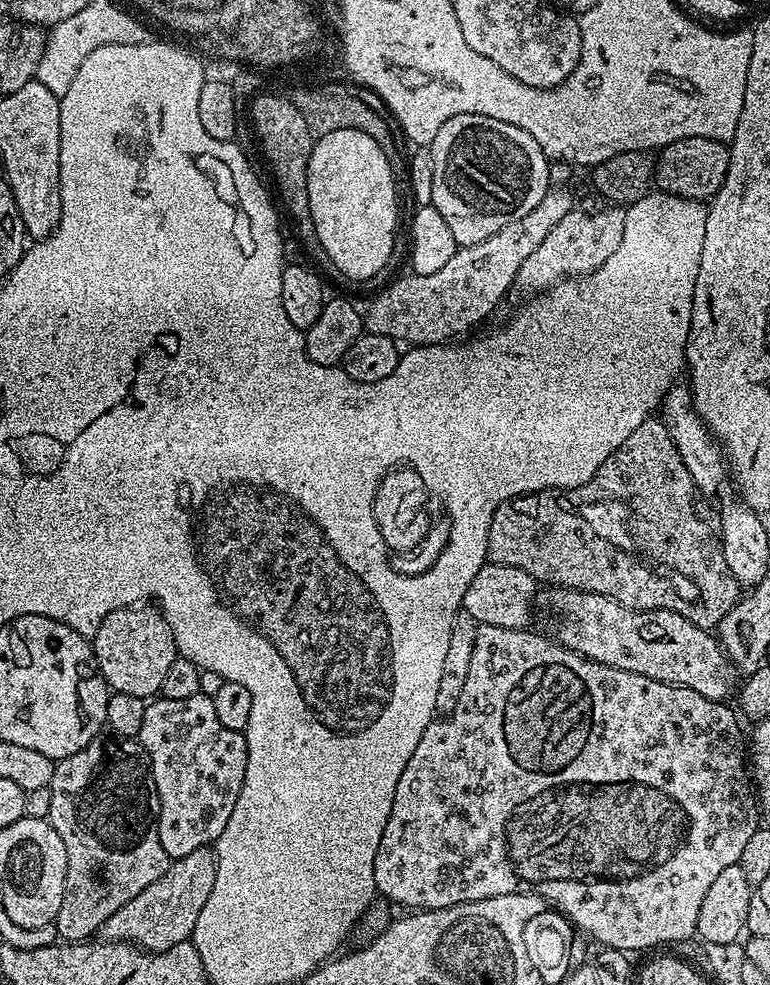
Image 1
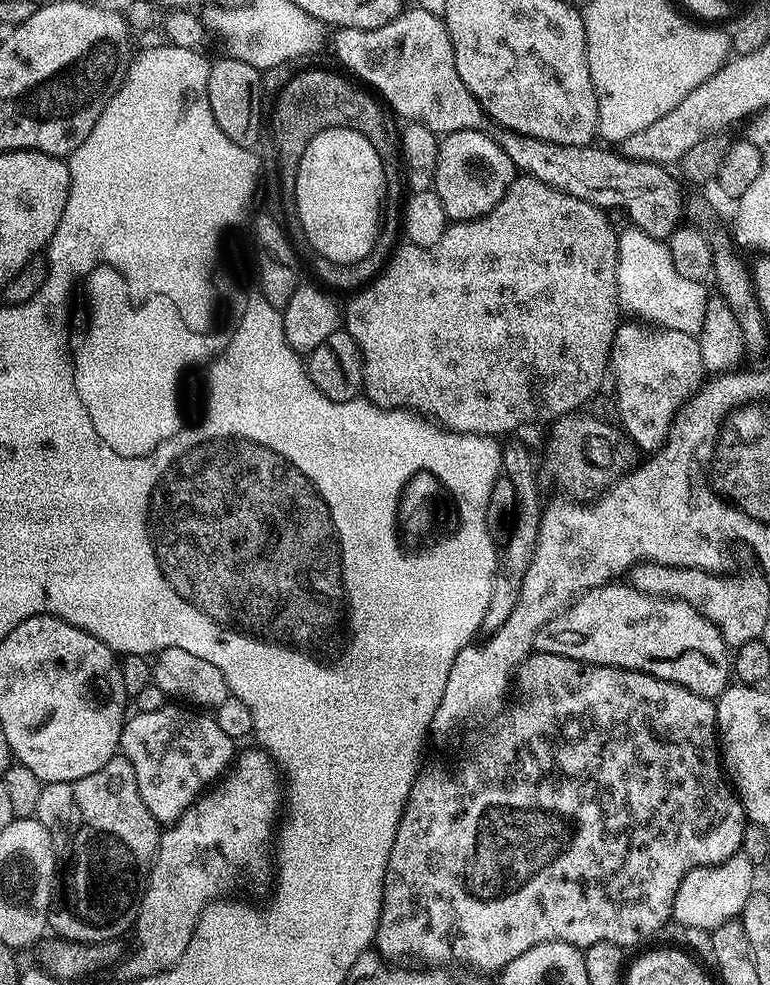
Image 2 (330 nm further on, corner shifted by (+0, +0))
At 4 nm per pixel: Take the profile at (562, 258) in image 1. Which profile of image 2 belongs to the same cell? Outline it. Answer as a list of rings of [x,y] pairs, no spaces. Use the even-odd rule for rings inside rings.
[[[527,174],[517,175],[512,181],[512,185],[506,190],[506,194],[498,202],[498,206],[494,206],[494,210],[490,210],[485,216],[480,216],[477,220],[457,220],[449,223],[448,229],[442,234],[442,238],[429,248],[423,248],[417,244],[401,243],[399,247],[393,251],[389,261],[384,265],[384,271],[372,281],[370,286],[365,286],[351,297],[352,300],[342,312],[342,324],[354,338],[354,342],[360,351],[360,357],[364,360],[364,387],[363,395],[372,403],[382,409],[391,410],[407,410],[413,414],[419,414],[421,417],[427,418],[429,421],[435,422],[441,429],[450,432],[463,432],[466,436],[490,436],[493,438],[507,437],[509,434],[516,434],[523,424],[528,424],[532,419],[549,420],[555,422],[561,416],[575,413],[600,387],[604,384],[604,375],[609,375],[610,361],[612,359],[612,343],[616,337],[616,330],[622,323],[622,309],[620,299],[618,298],[618,278],[616,271],[618,270],[618,254],[620,253],[620,242],[618,239],[617,229],[612,229],[612,224],[608,221],[609,213],[598,209],[590,202],[582,202],[582,198],[574,198],[565,192],[559,192],[557,188],[548,188],[546,182],[535,180],[533,176]]]

